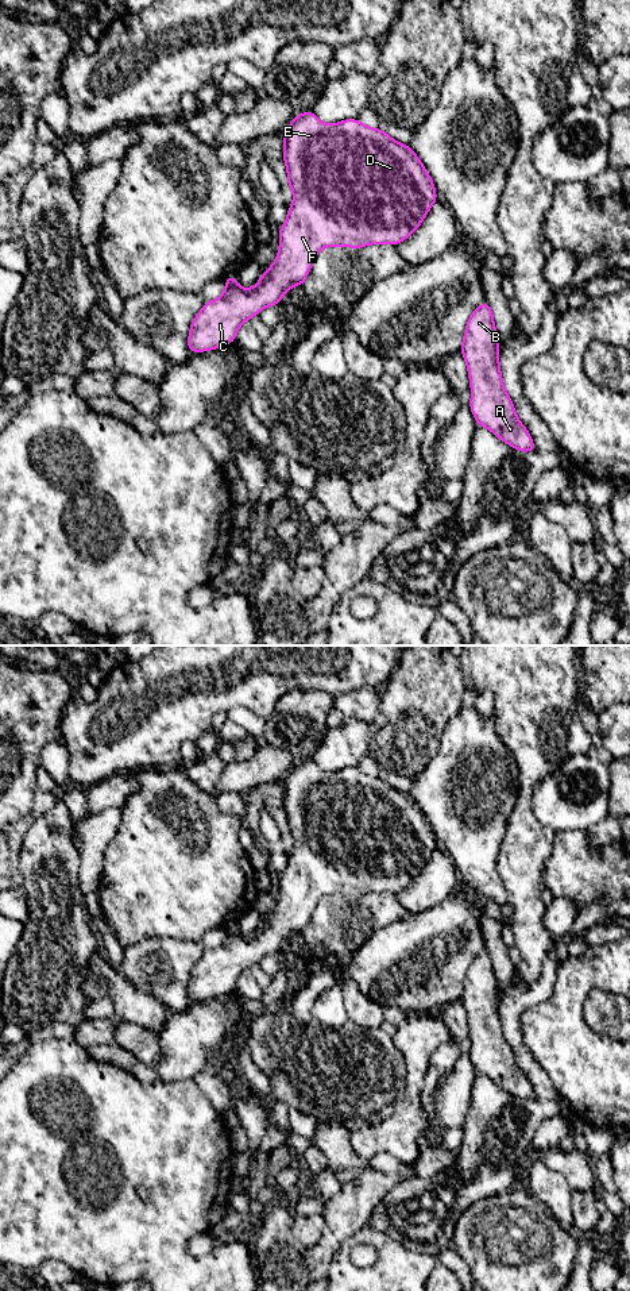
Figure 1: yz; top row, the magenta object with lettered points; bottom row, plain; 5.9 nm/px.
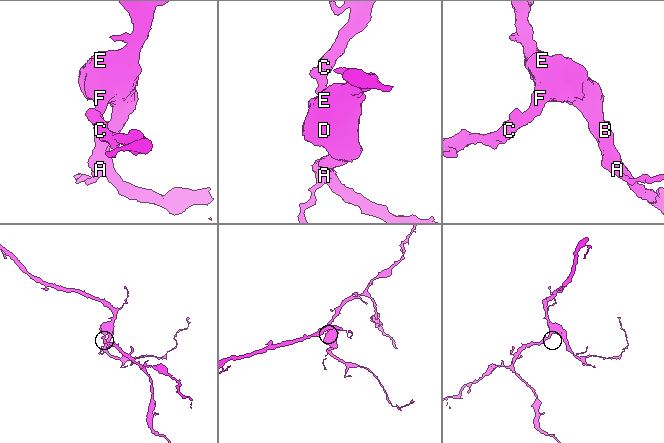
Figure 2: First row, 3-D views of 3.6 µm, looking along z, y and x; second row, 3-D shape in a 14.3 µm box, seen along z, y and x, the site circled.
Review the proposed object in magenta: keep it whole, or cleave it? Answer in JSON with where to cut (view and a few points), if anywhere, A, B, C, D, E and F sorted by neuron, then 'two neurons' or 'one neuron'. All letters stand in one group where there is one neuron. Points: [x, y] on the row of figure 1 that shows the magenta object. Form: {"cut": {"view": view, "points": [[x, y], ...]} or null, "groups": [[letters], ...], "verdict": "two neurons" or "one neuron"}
{"cut": null, "groups": [["A", "B", "C", "D", "E", "F"]], "verdict": "one neuron"}

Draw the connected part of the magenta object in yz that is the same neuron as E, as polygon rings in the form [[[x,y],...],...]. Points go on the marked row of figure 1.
[[[308,111],[297,115],[282,136],[287,184],[294,201],[279,228],[277,259],[252,289],[240,288],[236,275],[225,278],[223,294],[205,301],[192,320],[189,352],[231,344],[244,321],[266,307],[281,304],[291,286],[304,285],[321,248],[360,248],[380,243],[398,246],[421,226],[430,207],[437,203],[433,180],[410,146],[395,142],[380,128],[364,126],[359,119],[324,124],[313,111]]]

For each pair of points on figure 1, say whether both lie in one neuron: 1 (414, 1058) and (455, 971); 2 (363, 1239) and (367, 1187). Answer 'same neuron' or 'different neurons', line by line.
1: different neurons
2: different neurons

